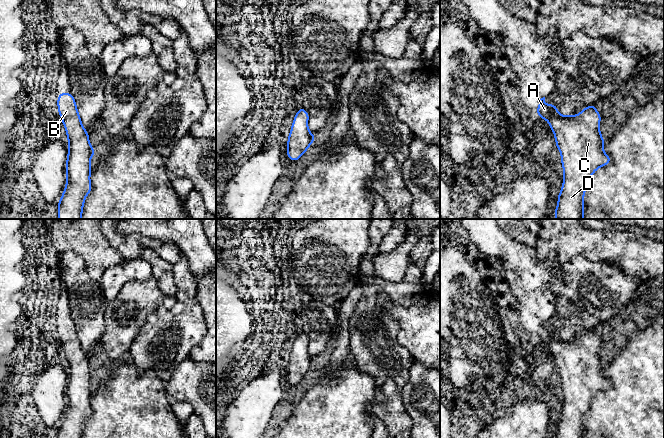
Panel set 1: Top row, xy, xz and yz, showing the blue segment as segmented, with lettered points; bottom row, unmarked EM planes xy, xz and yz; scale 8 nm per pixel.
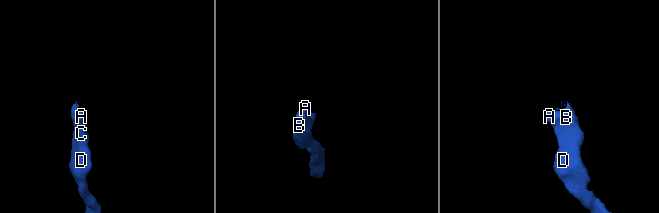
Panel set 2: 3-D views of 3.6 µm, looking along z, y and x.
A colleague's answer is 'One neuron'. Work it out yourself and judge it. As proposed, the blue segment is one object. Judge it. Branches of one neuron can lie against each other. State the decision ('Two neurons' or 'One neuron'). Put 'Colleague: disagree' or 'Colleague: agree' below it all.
One neuron
Colleague: agree

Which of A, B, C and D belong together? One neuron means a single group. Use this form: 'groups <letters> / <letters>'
groups A B C D

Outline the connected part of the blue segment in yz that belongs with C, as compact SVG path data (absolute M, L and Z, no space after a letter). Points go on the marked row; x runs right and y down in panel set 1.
M540 99L538 117L548 121L556 147L561 153L564 171L556 219L584 219L584 193L592 174L611 162L603 151L605 139L600 133L601 114L595 105L589 105L577 115L562 116L554 103L548 106Z

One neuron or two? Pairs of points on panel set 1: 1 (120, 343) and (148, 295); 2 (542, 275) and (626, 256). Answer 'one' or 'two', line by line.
1: one
2: two

